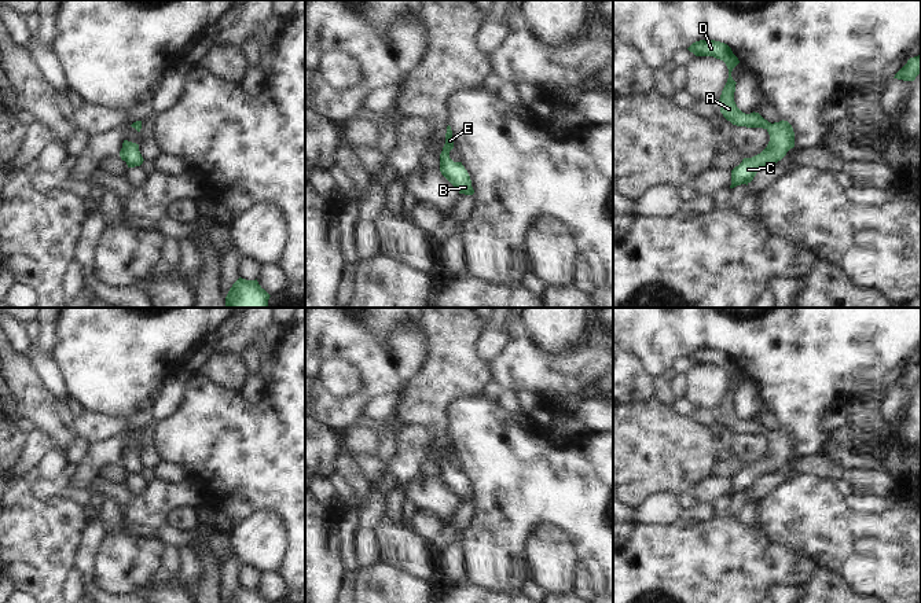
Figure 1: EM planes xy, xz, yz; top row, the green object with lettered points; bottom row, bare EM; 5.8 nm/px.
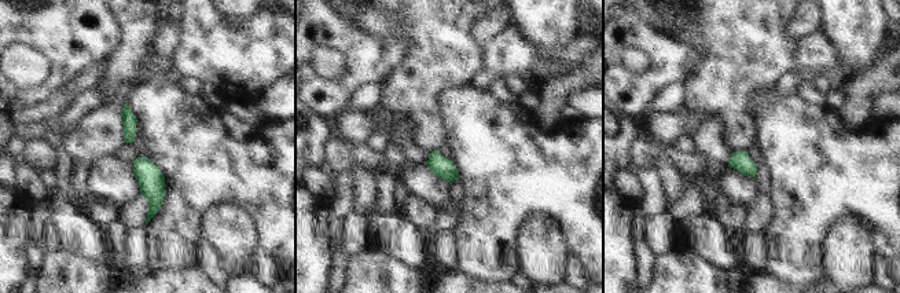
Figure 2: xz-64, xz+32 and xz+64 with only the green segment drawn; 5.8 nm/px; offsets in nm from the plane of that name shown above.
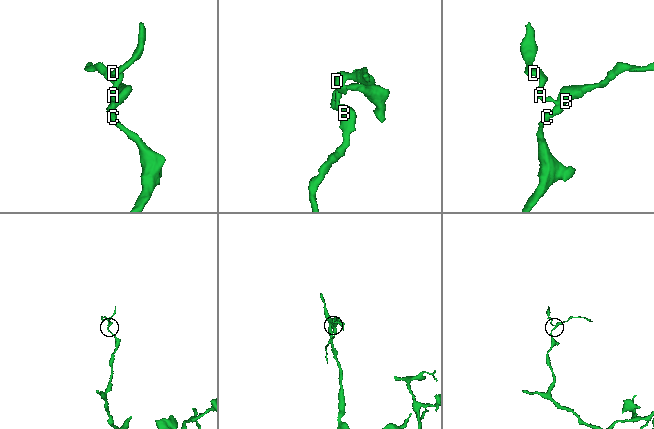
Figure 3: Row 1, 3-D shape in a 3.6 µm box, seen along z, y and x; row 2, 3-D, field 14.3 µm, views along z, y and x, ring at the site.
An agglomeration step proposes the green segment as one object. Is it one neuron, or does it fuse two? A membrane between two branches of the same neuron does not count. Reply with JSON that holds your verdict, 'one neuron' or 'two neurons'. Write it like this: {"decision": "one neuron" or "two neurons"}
{"decision": "one neuron"}

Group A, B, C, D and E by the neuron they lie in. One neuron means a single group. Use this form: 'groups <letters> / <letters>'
groups A B C D E

